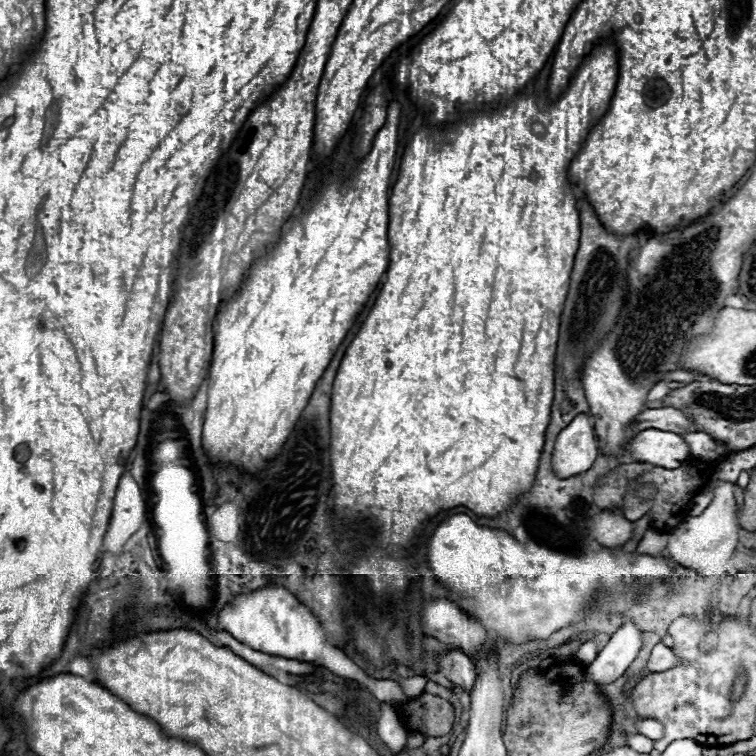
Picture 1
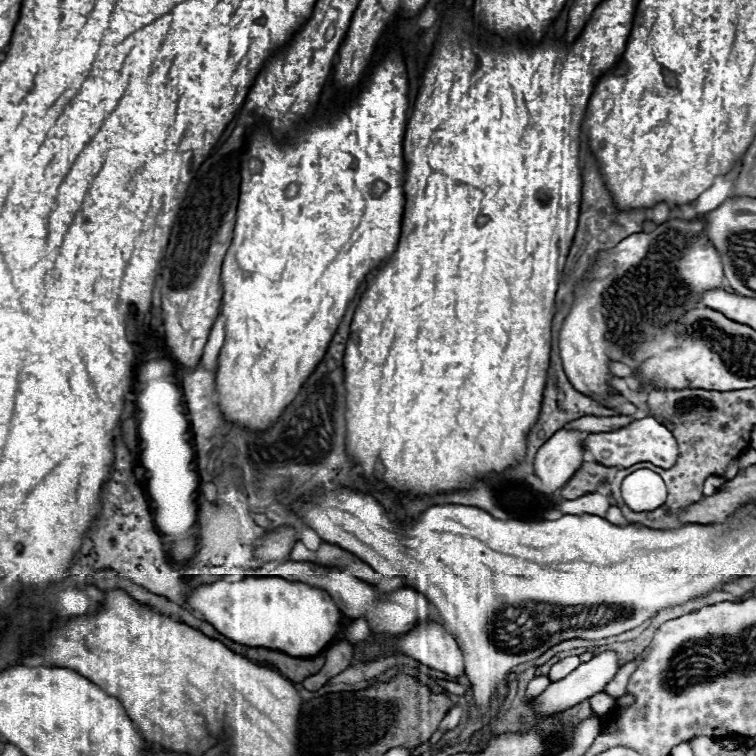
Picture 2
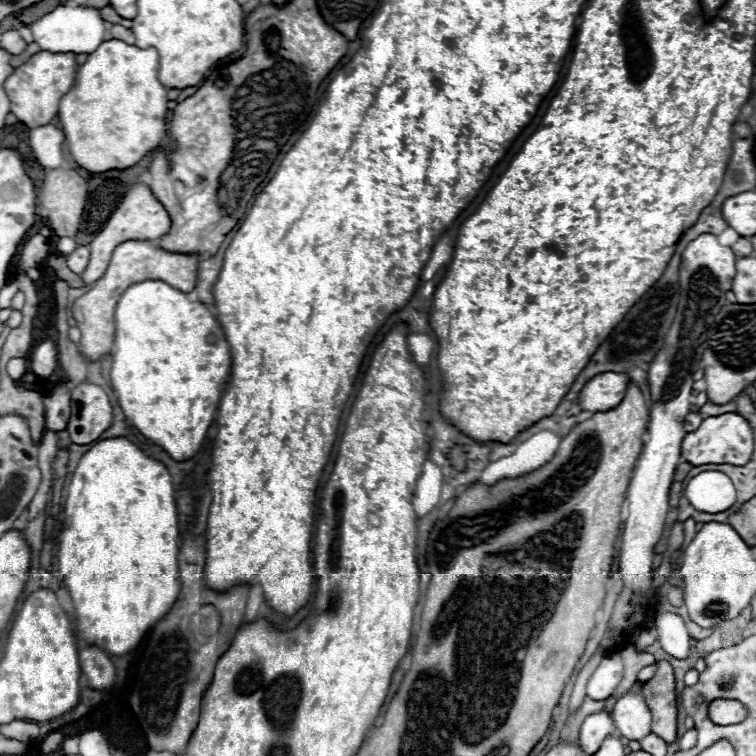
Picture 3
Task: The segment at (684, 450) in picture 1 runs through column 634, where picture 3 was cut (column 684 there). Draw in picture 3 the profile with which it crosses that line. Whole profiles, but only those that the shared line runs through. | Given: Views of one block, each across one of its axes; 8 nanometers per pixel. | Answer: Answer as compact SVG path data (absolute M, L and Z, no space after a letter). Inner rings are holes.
M726 412L720 416L710 416L702 420L698 430L686 432L680 446L680 456L690 462L692 466L700 464L732 464L732 466L744 466L754 452L754 436L750 424L734 412Z

